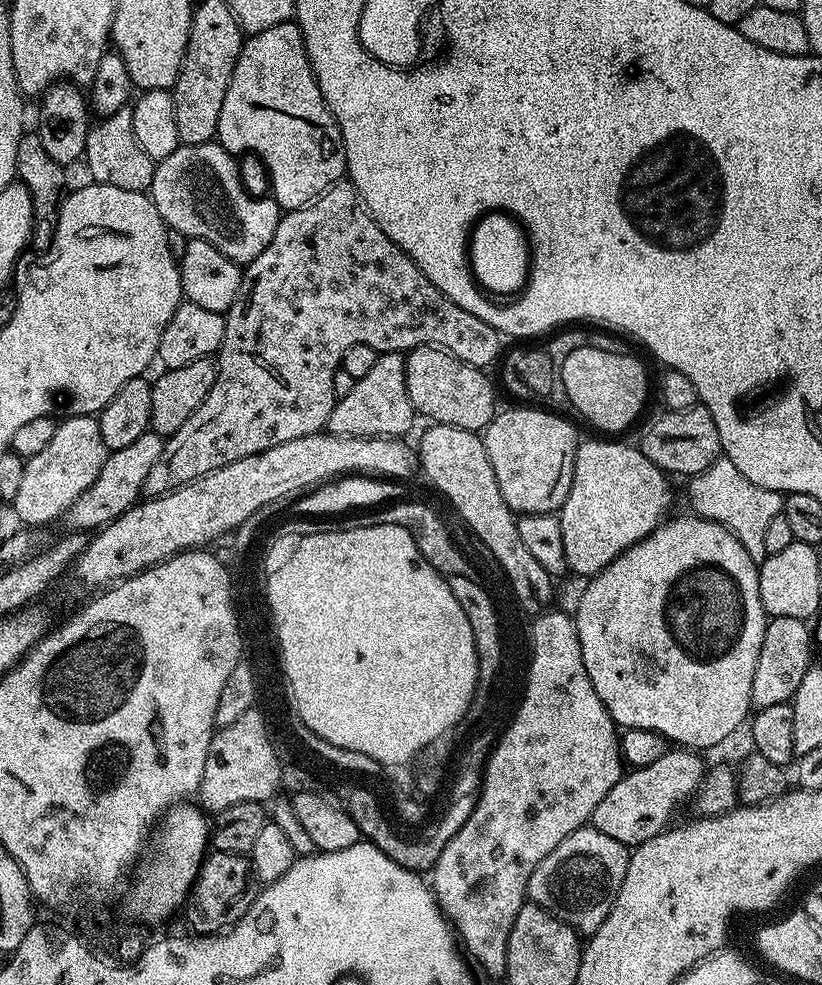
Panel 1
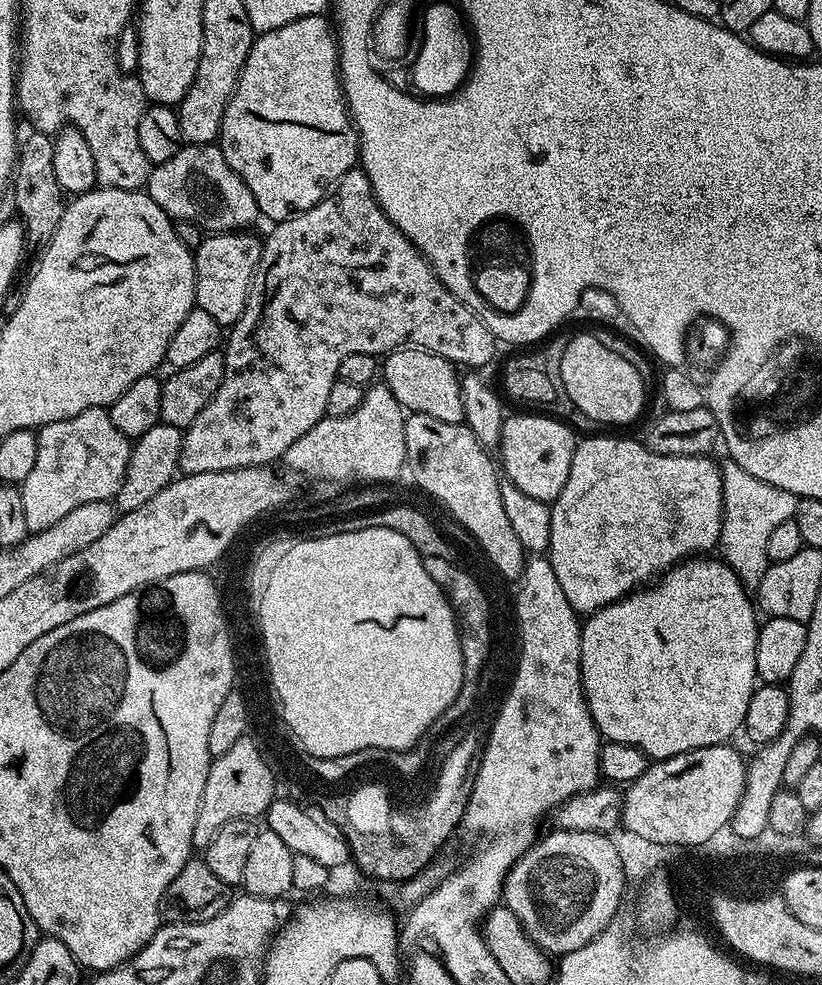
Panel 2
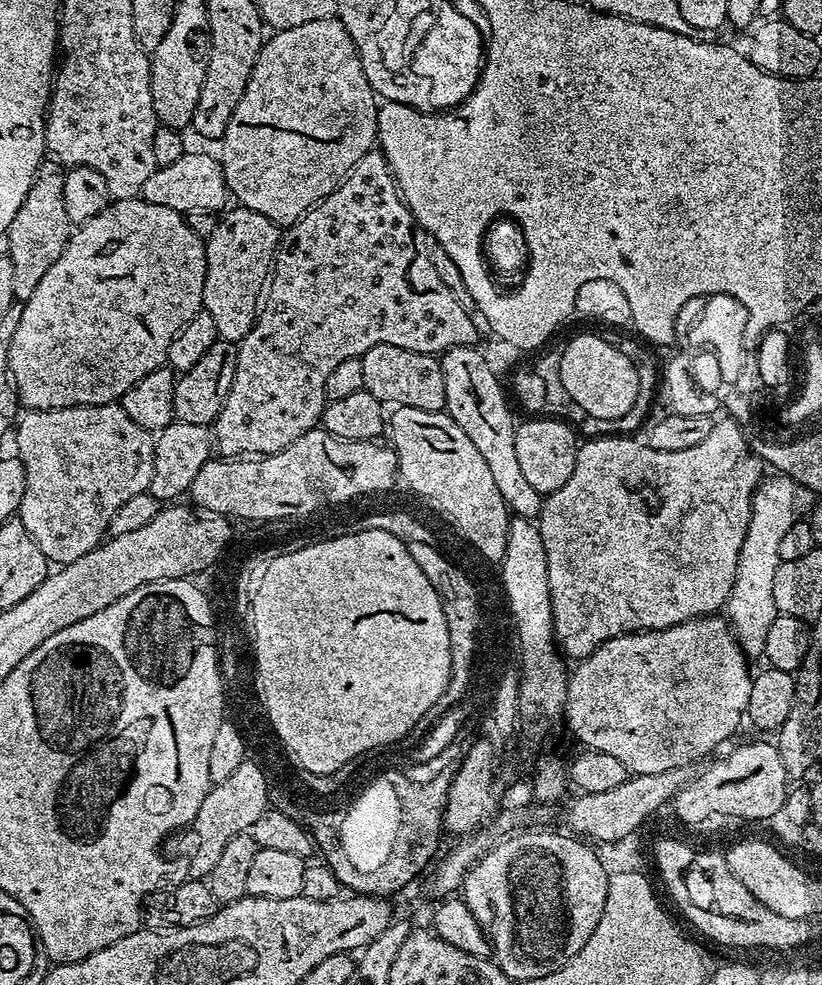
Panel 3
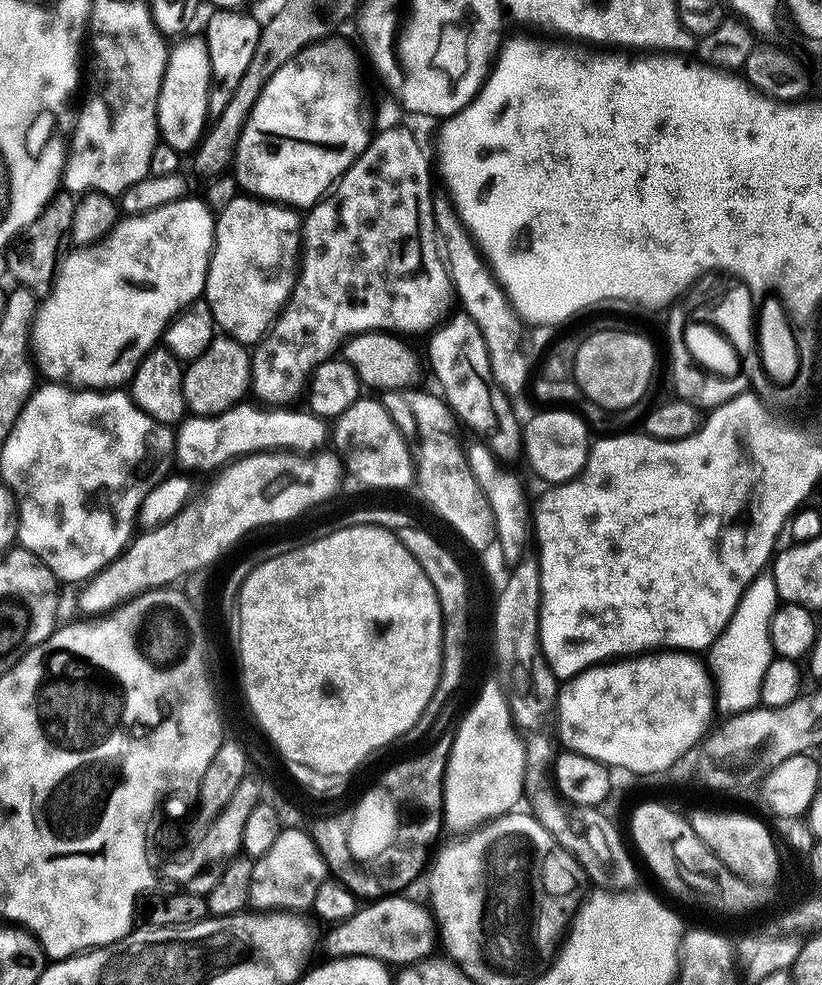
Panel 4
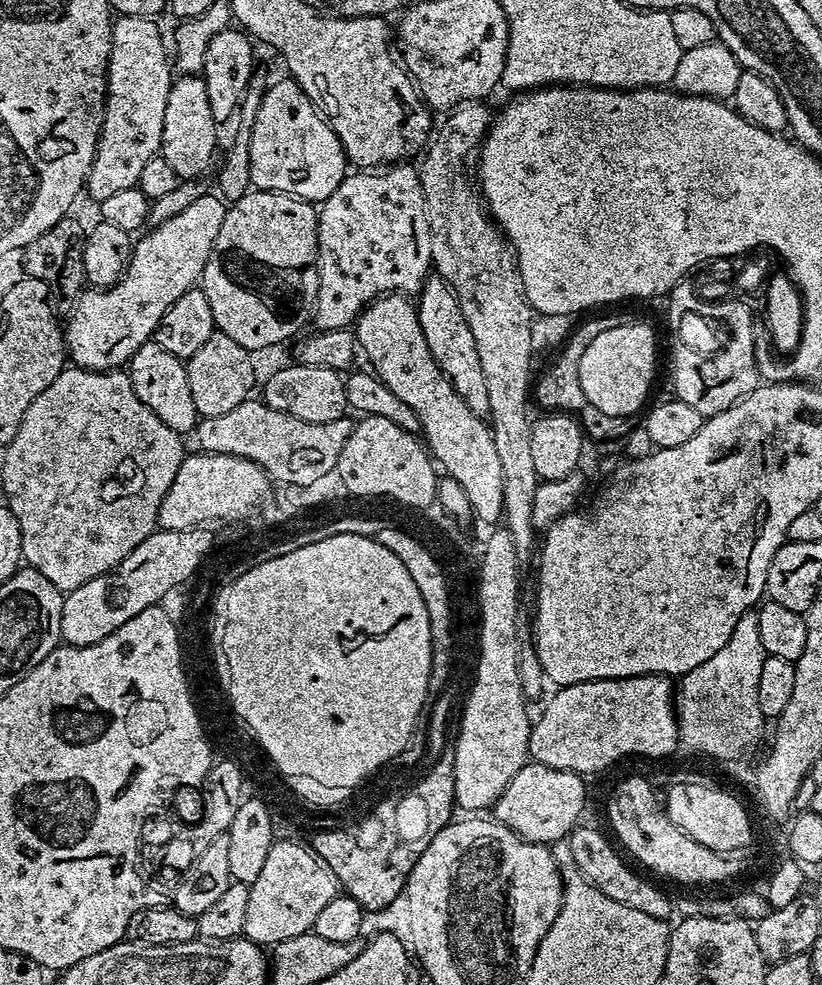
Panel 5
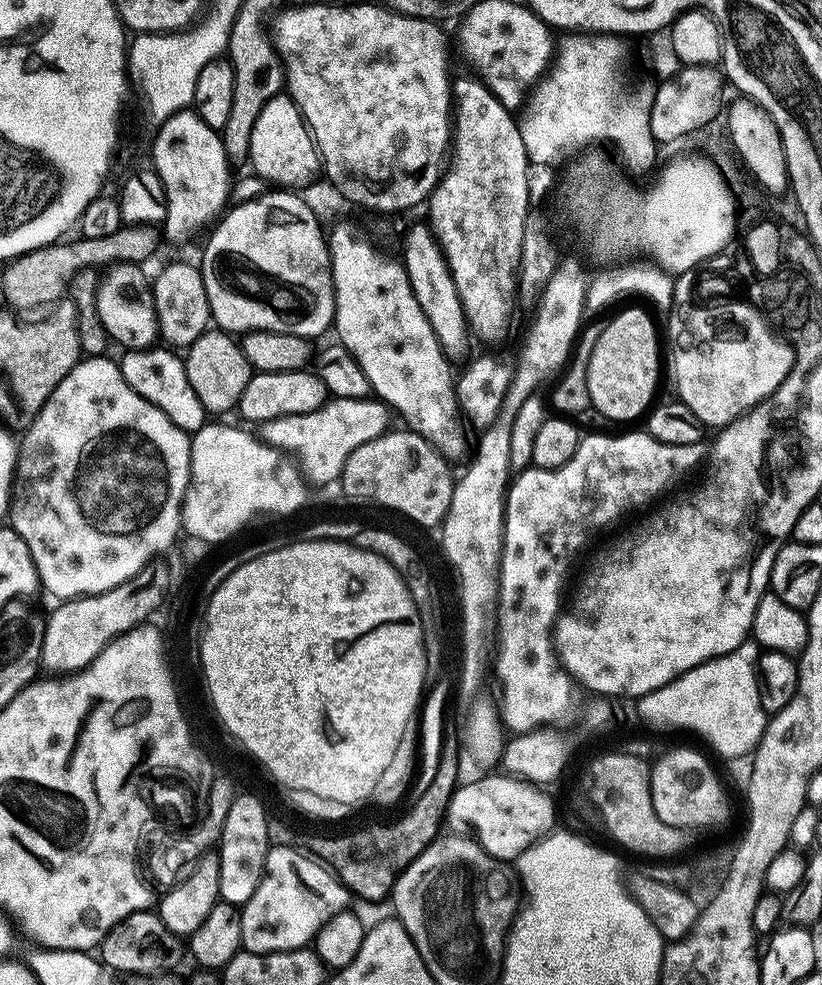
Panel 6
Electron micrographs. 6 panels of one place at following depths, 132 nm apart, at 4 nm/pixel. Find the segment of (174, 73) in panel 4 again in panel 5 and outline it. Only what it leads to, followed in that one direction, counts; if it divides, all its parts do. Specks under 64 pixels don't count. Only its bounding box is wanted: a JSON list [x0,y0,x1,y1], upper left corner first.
[159,74,217,180]

